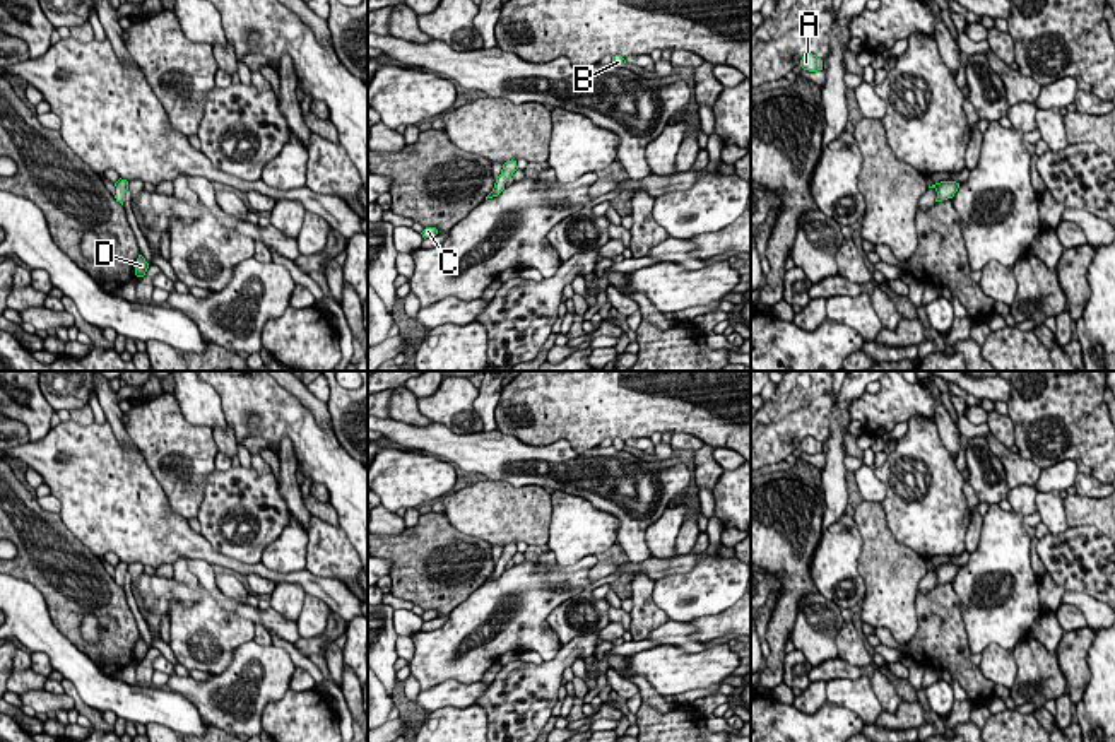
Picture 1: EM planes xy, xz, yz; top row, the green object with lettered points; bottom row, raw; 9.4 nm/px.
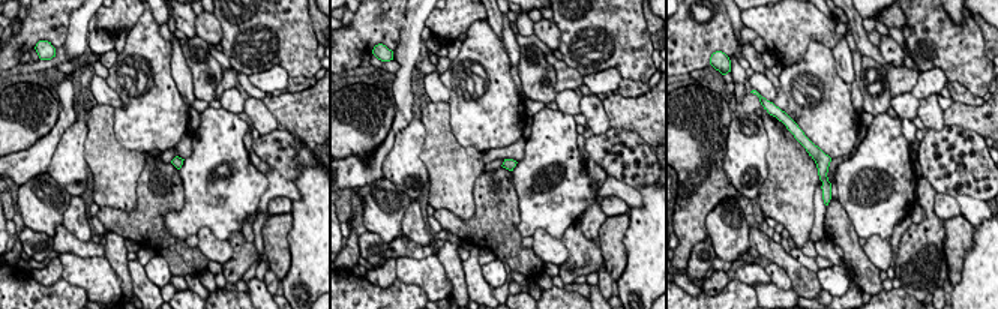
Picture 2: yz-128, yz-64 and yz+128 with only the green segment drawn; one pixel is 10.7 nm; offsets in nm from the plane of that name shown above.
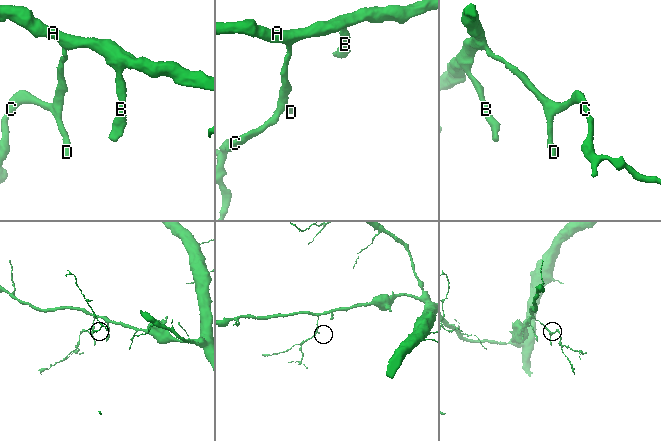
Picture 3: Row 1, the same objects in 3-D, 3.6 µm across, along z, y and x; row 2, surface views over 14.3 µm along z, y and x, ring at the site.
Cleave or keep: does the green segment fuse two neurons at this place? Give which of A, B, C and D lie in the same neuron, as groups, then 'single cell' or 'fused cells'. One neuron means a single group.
A B C D | single cell

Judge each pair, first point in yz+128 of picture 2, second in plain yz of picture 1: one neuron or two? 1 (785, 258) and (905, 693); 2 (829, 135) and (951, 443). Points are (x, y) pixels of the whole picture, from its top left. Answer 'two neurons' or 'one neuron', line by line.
1: one neuron
2: two neurons

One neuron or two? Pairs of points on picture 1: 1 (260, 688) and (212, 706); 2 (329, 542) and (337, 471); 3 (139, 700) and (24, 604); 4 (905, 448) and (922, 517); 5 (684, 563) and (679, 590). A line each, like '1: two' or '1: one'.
1: one
2: two
3: one
4: one
5: two

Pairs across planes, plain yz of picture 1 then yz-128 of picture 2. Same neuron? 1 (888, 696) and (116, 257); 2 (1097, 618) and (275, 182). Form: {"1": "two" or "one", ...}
{"1": "one", "2": "one"}

